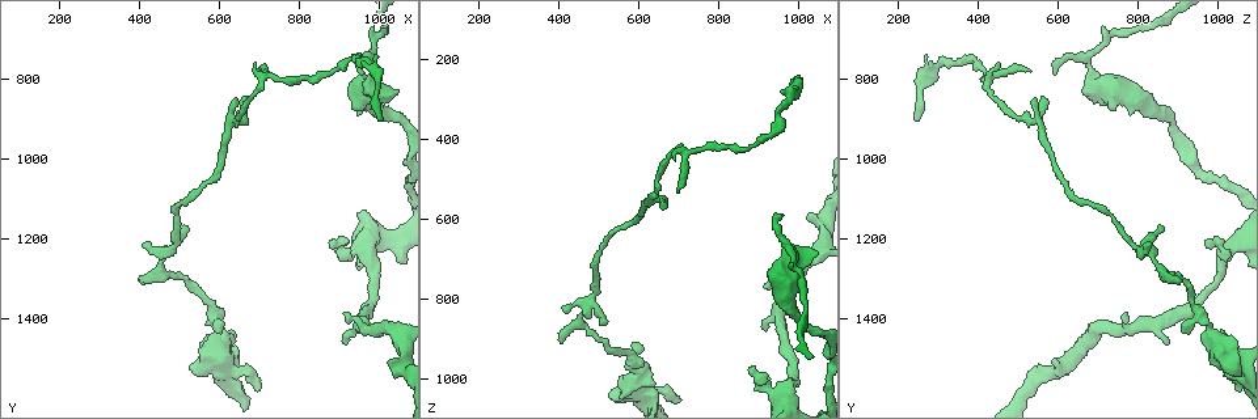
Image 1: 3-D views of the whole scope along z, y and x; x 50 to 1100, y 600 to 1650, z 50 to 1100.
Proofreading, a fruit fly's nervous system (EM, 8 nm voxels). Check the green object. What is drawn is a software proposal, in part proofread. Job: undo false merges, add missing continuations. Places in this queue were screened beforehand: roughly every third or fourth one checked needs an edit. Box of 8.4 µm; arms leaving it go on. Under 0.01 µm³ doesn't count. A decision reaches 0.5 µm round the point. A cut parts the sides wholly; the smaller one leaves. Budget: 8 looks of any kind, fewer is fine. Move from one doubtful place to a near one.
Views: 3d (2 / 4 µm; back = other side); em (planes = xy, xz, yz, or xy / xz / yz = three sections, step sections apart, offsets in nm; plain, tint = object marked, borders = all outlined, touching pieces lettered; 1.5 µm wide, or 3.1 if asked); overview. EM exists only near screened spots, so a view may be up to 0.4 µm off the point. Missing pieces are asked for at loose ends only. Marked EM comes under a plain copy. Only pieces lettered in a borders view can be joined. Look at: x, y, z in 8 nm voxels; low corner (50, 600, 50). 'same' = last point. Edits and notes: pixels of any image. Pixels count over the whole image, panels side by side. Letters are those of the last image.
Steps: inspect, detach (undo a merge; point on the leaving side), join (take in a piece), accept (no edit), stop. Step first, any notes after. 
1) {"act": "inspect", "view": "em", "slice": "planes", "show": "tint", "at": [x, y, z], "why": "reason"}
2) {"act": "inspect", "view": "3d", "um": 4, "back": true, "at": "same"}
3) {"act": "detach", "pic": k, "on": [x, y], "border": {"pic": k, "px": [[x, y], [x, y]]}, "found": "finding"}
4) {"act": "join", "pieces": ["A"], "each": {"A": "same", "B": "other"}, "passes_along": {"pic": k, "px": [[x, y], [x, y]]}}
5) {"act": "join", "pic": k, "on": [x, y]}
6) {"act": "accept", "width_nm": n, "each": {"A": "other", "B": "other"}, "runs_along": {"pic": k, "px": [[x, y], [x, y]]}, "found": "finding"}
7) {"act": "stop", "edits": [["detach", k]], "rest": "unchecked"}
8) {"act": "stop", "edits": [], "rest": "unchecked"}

{"act": "inspect", "view": "em", "slice": "xy", "step": 8, "show": "tint", "at": [890, 770, 415], "why": "narrows sharply"}

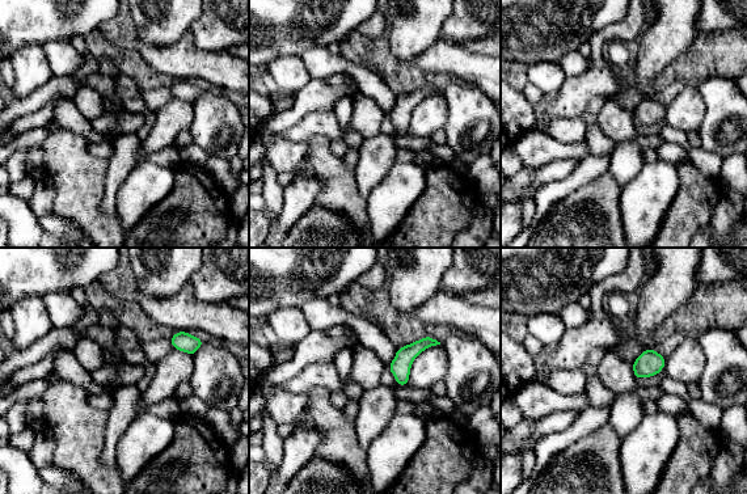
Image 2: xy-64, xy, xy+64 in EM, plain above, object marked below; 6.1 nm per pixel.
{"act": "inspect", "view": "em", "slice": "planes", "show": "tint", "at": "same"}

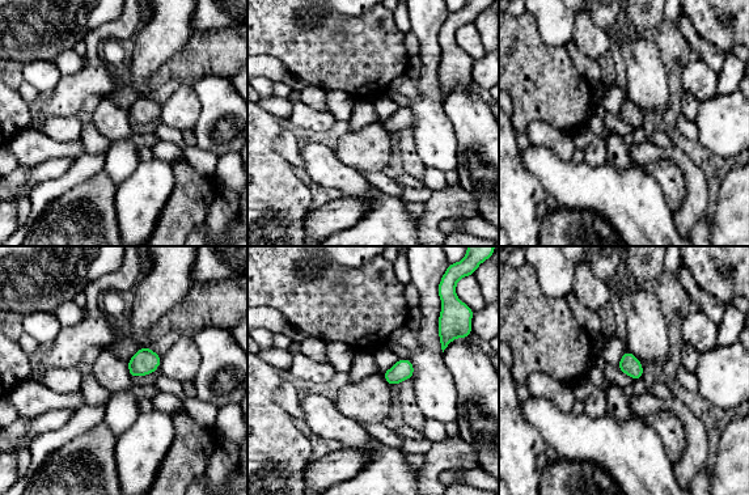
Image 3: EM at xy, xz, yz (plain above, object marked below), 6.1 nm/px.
{"act": "inspect", "view": "em", "slice": "planes", "show": "borders", "at": "same"}

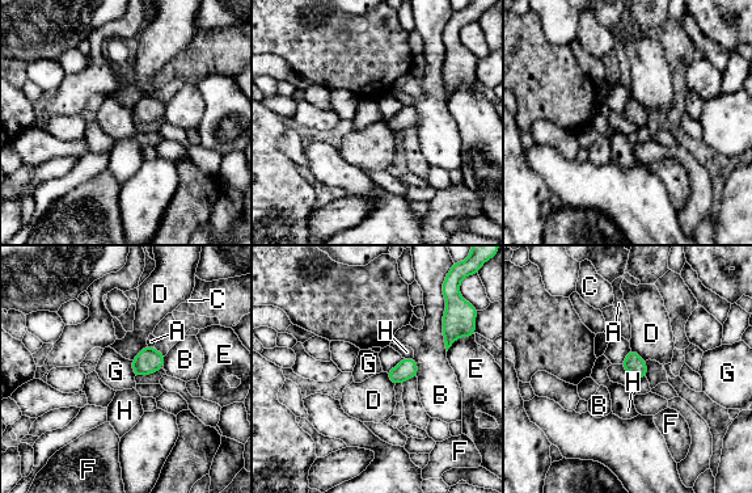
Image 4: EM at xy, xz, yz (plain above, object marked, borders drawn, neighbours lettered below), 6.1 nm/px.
{"act": "accept", "each": {"A": "other", "B": "other", "C": "other", "D": "other", "E": "other", "F": "other", "G": "other", "H": "other"}, "found": "all the same cell"}

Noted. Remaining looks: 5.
{"act": "inspect", "view": "em", "slice": "xz", "step": 4, "show": "borders", "at": [410, 1210, 830], "why": "free end"}

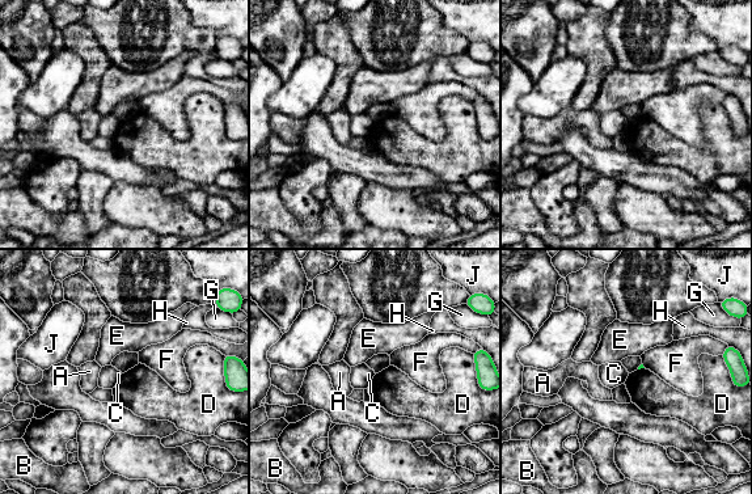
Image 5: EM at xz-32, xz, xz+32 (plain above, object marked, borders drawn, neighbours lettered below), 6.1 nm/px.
{"act": "inspect", "view": "em", "slice": "planes", "show": "borders", "at": "same", "why": "cut it another way"}

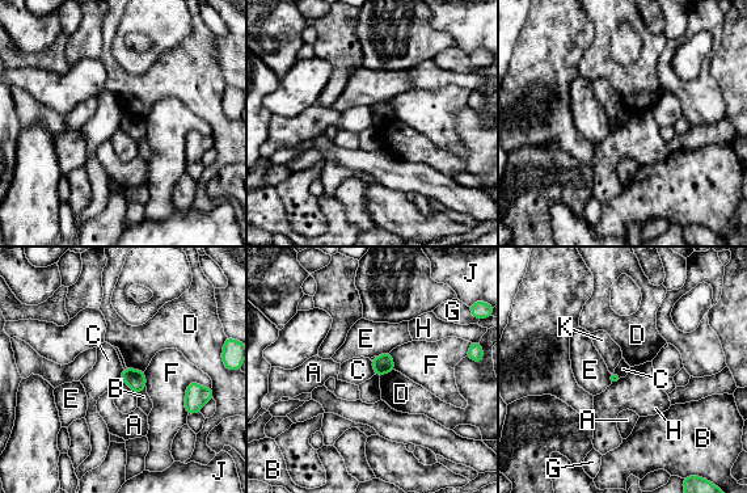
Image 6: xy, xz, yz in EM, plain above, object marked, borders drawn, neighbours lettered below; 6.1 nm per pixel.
{"act": "accept", "each": {"A": "other", "B": "other", "C": "other", "D": "other", "E": "other", "F": "other", "G": "other", "H": "other", "J": "other", "K": "other"}, "found": "none of them fits"}

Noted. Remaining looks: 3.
{"act": "inspect", "view": "em", "slice": "planes", "show": "borders", "at": [645, 850, 545], "why": "free end"}

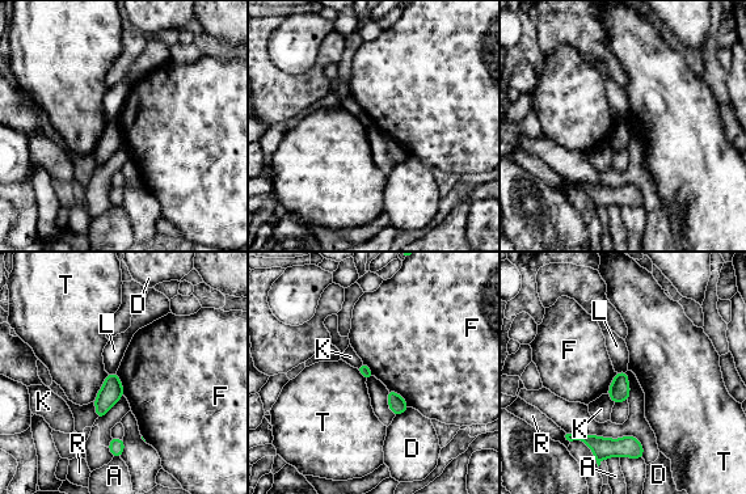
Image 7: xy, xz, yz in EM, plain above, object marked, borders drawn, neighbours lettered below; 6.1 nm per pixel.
{"act": "accept", "each": {"A": "other", "D": "other", "F": "other", "K": "other", "L": "other", "R": "other", "T": "other"}, "found": "none of them fits"}

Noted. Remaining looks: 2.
{"act": "stop", "edits": [], "rest": "unchecked"}

